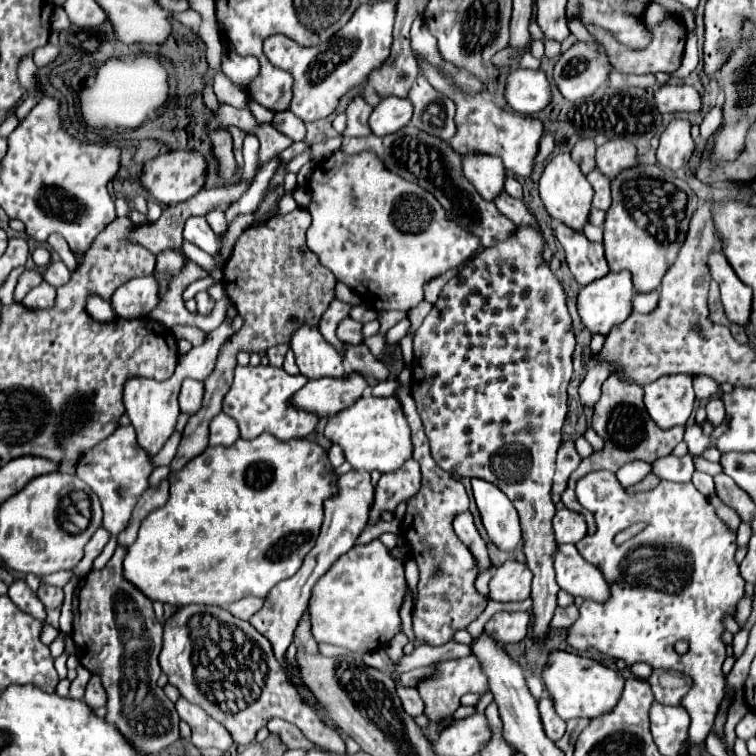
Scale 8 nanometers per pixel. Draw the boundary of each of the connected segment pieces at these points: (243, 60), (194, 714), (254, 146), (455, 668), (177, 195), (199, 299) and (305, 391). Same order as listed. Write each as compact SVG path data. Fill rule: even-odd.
M232 47L226 51L224 59L226 59L224 71L228 73L228 77L246 91L248 83L258 75L258 59L256 57L238 57L232 51Z
M184 697L178 699L176 711L182 721L186 721L192 729L192 743L200 747L218 747L222 751L228 751L234 745L234 739L230 737L230 731L224 729L222 723L214 721L202 707L190 705Z
M248 135L244 139L244 169L240 179L242 181L252 181L258 169L258 139L254 135Z
M474 655L461 659L450 659L450 661L438 661L434 665L434 671L416 685L416 689L420 691L420 697L426 703L424 713L434 721L442 721L444 717L450 717L456 709L458 709L458 701L464 693L482 693L486 691L486 677L480 671L480 665L476 661Z
M172 151L172 153L164 153L156 159L146 161L140 181L142 181L144 191L150 193L158 203L174 205L198 193L204 185L204 177L206 177L206 161L202 155L192 153L192 151Z
M196 293L196 303L198 303L198 313L202 315L208 315L214 307L214 299L208 295L208 293Z
M350 373L346 379L316 379L308 381L294 397L292 405L316 417L332 417L338 411L356 403L366 389L364 375Z

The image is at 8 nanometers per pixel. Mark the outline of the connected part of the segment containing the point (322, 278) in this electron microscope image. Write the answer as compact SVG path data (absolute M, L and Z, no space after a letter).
M302 207L294 209L288 215L282 217L270 217L266 223L262 225L250 225L236 241L234 251L230 255L230 259L224 263L224 289L226 295L230 299L230 303L238 309L238 315L244 319L244 325L240 331L236 331L234 335L230 335L226 339L226 343L220 347L220 353L216 357L216 367L214 371L204 379L204 401L202 401L202 409L188 419L186 429L182 433L182 441L178 445L176 457L170 463L170 473L180 471L190 459L194 459L196 455L200 455L206 447L208 447L208 425L212 421L214 415L218 415L222 411L222 399L228 393L230 385L232 385L232 377L234 377L234 369L236 369L236 355L240 351L248 351L248 353L262 353L268 351L270 347L276 345L288 345L290 337L294 335L294 331L302 325L310 325L310 327L318 327L324 311L330 307L330 303L334 301L334 289L336 289L336 277L324 269L318 263L318 257L306 247L306 239L304 233L310 227L310 213Z

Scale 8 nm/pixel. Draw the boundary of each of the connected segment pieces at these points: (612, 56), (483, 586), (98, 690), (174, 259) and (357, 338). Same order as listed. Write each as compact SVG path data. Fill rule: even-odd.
M670 15L664 23L650 27L652 31L652 43L642 49L642 51L632 51L624 45L620 45L614 37L610 37L606 31L602 33L602 29L596 27L588 27L588 31L606 47L608 59L612 63L612 67L620 73L634 73L634 75L644 75L644 73L656 73L656 71L664 71L664 73L672 73L680 67L682 63L682 55L684 55L684 43L686 43L686 27L682 23L682 19L678 15Z
M488 569L484 573L481 573L476 580L475 587L477 591L489 600L489 587L488 583L494 573L494 569Z
M92 675L88 685L86 685L86 695L84 695L84 701L88 707L92 709L98 709L102 705L106 705L106 691L102 689L102 683L100 683L100 677L98 675Z
M164 249L162 253L158 253L158 261L156 261L156 273L160 275L174 275L178 271L184 269L186 265L186 255L176 251L176 249Z
M346 317L338 329L336 329L336 335L340 341L346 341L346 343L352 343L352 345L358 345L358 343L364 343L364 337L362 337L362 323Z

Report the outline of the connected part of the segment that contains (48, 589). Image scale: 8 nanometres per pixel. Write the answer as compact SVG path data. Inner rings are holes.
M40 585L38 589L38 597L44 603L46 609L56 609L62 605L64 601L64 591L60 587L52 587L52 585Z

